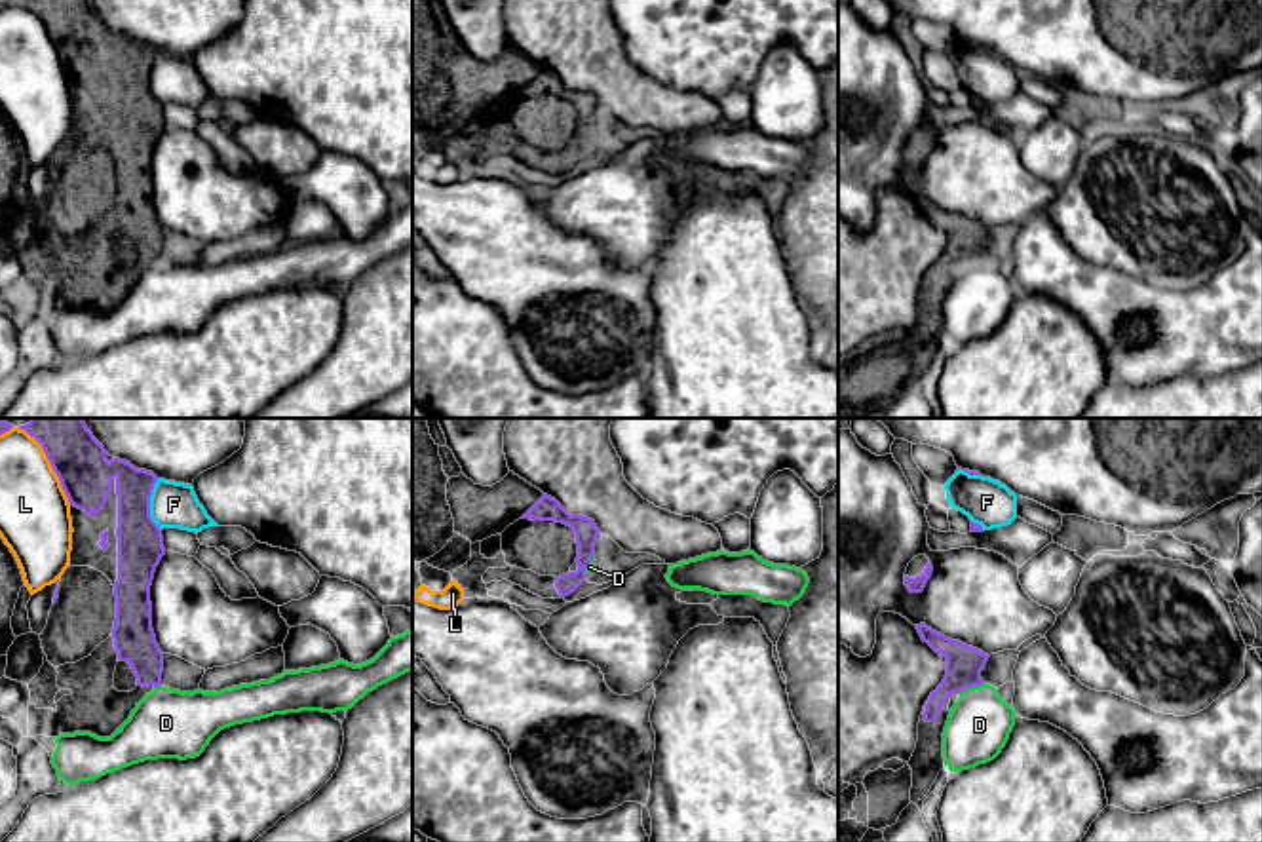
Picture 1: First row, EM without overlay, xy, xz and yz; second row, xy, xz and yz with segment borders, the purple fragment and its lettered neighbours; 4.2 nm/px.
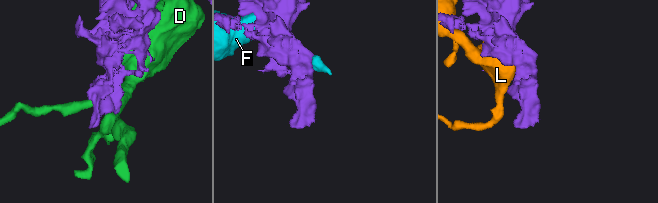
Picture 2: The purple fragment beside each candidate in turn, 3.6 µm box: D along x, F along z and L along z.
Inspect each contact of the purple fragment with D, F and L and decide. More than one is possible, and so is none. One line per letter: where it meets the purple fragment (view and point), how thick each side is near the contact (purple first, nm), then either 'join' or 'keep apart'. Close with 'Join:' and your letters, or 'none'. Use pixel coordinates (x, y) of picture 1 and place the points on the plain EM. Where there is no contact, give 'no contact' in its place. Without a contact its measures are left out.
D: meets purple in yz at (972, 261); 160 nm thick on the purple side, 260 nm on the other; join
F: meets purple in xy at (149, 78); 190 nm thick on the purple side, 190 nm on the other; keep apart
L: meets purple in xy at (50, 37); 220 nm thick on the purple side, 300 nm on the other; keep apart
Join: D

